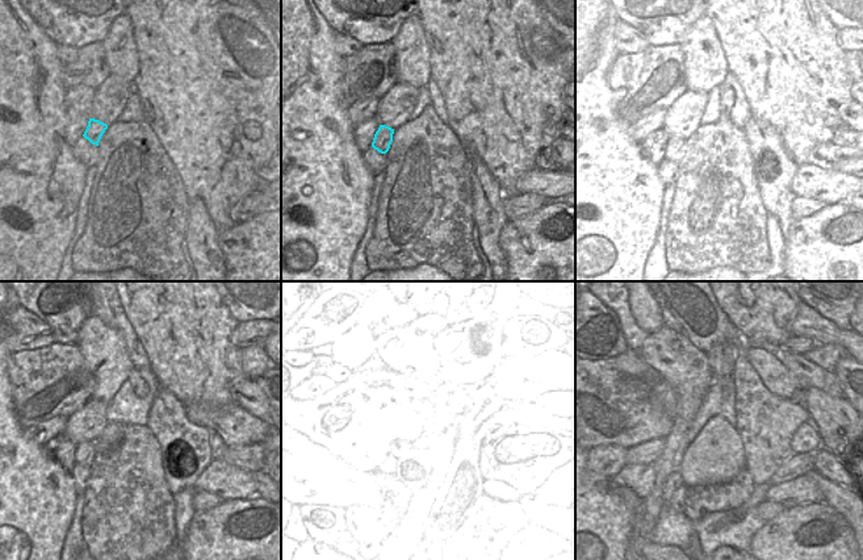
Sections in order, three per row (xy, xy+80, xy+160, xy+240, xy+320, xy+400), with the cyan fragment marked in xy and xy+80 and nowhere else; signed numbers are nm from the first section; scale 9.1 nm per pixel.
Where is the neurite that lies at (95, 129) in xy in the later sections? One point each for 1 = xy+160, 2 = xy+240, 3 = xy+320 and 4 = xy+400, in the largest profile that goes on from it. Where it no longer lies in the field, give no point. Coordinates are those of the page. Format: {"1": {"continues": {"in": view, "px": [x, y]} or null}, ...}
{"1": {"continues": {"in": "xy+160", "px": [675, 146]}}, "2": {"continues": {"in": "xy+240", "px": [84, 452]}}, "3": {"continues": {"in": "xy+320", "px": [378, 460]}}, "4": {"continues": {"in": "xy+400", "px": [674, 481]}}}

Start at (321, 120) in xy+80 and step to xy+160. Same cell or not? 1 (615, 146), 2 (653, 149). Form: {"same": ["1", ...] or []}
{"same": ["1"]}

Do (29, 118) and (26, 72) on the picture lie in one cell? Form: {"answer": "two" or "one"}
{"answer": "one"}

